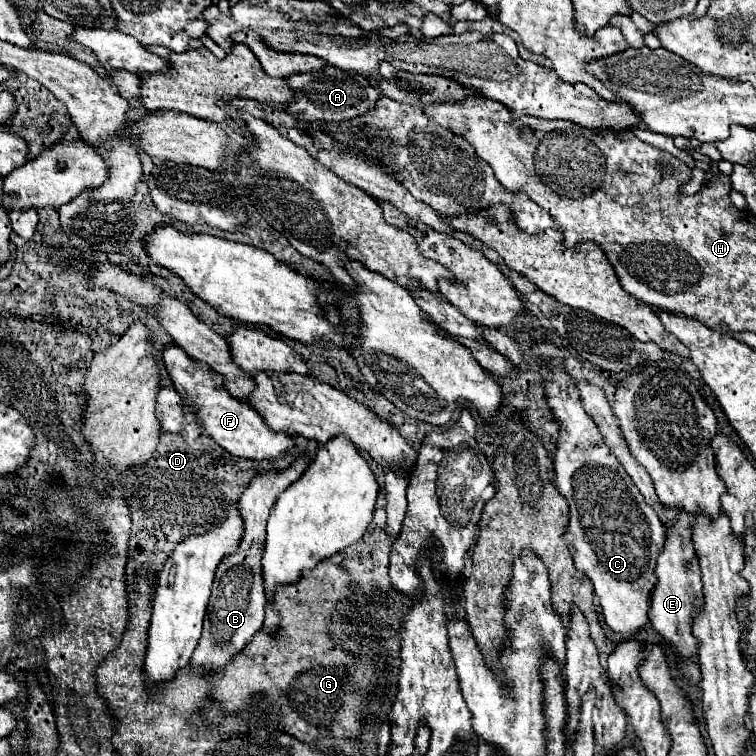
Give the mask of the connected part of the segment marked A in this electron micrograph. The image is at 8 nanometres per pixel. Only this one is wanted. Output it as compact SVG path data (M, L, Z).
M326 66L320 72L294 74L288 78L288 86L296 90L296 98L286 108L288 114L296 114L306 122L340 122L352 120L368 114L372 106L376 106L380 92L370 84L370 80L356 72L344 72L334 66Z

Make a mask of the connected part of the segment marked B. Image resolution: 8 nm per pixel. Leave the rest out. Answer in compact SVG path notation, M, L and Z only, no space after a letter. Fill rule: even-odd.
M310 440L310 444L314 448L308 448L306 454L302 458L298 458L288 470L252 478L248 490L242 494L242 498L238 502L238 512L244 520L244 536L242 536L238 548L232 552L232 556L224 558L216 570L212 596L210 596L206 616L204 616L202 638L190 660L194 670L202 668L202 670L210 670L210 672L222 672L226 668L226 662L232 662L232 658L238 656L240 650L244 650L244 646L262 628L266 594L264 594L264 586L262 586L260 560L262 560L262 552L264 552L266 520L268 520L268 514L270 514L272 506L276 504L276 498L280 496L280 492L284 492L292 482L296 482L302 476L302 472L306 470L306 466L308 466L306 460L316 450L318 442Z

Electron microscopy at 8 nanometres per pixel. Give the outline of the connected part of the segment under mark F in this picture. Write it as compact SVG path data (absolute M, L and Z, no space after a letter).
M170 346L164 352L164 364L168 368L168 374L176 390L186 398L188 404L196 408L196 416L198 416L198 422L204 426L204 432L212 440L216 440L216 444L226 448L232 456L240 456L256 462L278 460L296 446L294 438L282 432L270 430L270 426L264 422L264 418L260 418L260 414L256 414L252 406L232 398L228 390L224 390L224 378L220 378L220 374L216 374L202 362L192 360L182 348Z

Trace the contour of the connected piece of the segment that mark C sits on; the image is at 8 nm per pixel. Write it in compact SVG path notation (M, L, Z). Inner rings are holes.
M542 342L532 346L532 356L542 358L542 364L550 364L552 372L544 376L544 388L548 406L552 408L554 418L560 422L560 438L558 448L554 456L554 484L558 492L566 498L570 508L570 524L566 530L566 538L572 538L572 556L576 562L576 568L586 574L594 584L594 594L600 600L604 620L608 628L624 638L634 638L648 622L648 610L650 610L650 596L656 584L656 558L660 550L664 548L664 526L658 520L656 512L644 502L644 496L638 492L632 478L626 474L624 466L618 462L614 452L604 444L602 434L598 432L592 418L584 412L580 404L580 394L572 384L570 374L566 374L562 360L564 354L560 348L556 348L552 342Z

